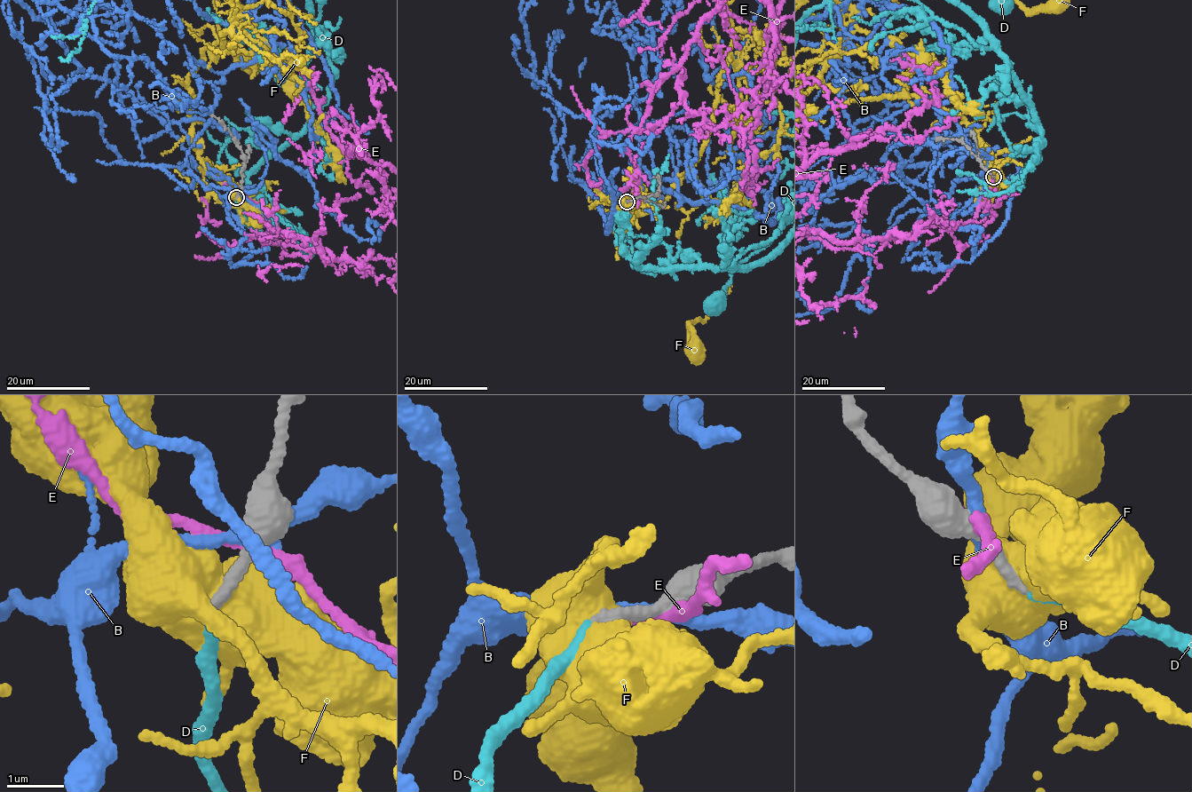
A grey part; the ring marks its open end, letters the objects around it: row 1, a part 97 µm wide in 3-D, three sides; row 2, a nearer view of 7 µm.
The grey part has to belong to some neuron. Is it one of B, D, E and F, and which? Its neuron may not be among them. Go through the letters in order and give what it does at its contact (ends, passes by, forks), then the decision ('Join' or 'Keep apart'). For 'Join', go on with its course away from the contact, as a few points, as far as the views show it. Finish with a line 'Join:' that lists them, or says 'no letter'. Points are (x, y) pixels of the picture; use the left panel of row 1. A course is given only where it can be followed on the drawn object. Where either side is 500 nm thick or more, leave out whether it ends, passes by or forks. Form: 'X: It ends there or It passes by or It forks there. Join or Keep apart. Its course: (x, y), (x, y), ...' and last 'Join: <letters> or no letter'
B: It passes by. Keep apart
D: It ends there. Join
E: It passes by. Keep apart
F: Keep apart
Join: D

